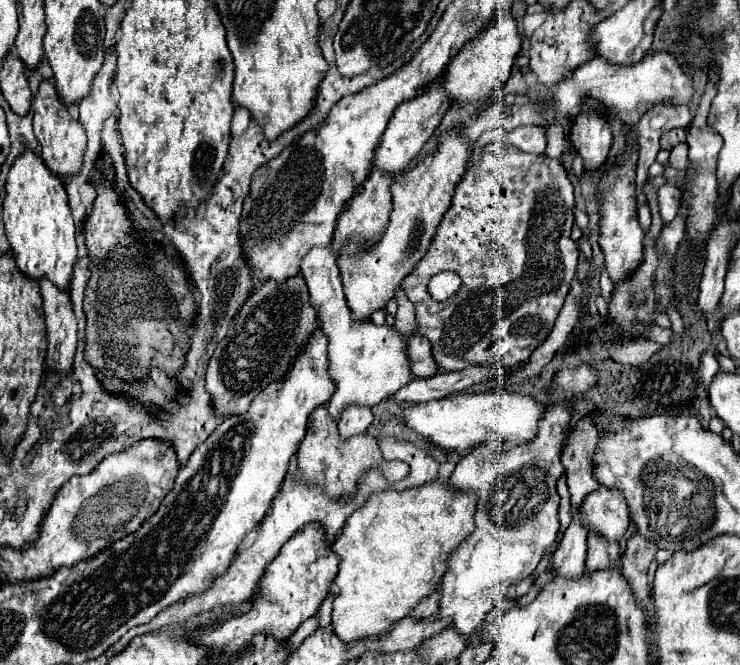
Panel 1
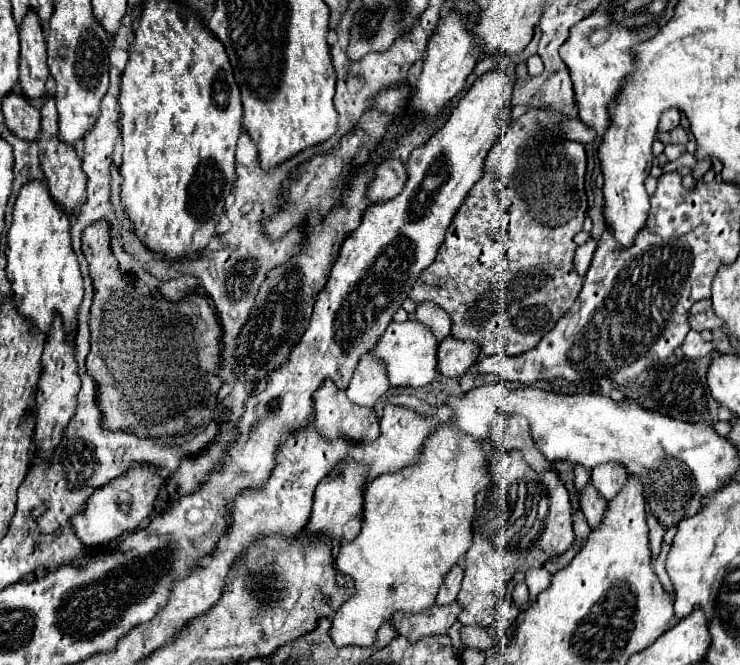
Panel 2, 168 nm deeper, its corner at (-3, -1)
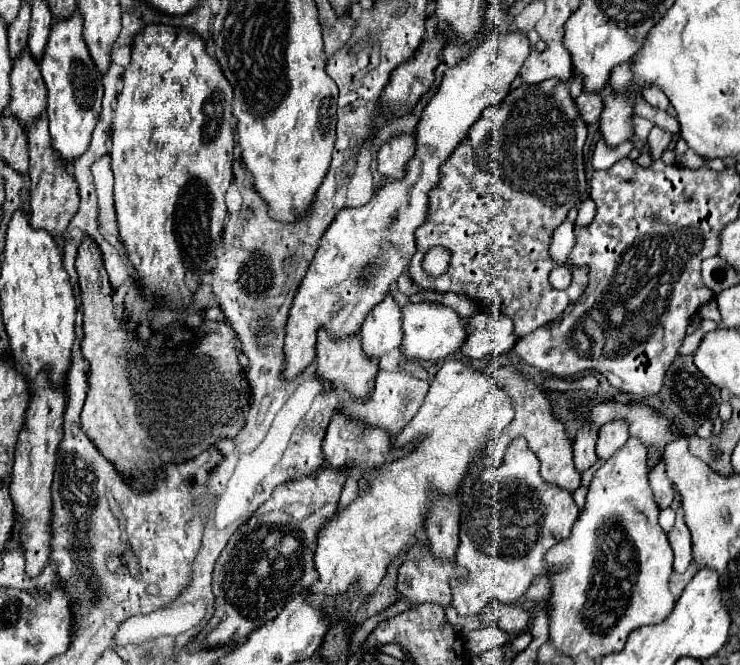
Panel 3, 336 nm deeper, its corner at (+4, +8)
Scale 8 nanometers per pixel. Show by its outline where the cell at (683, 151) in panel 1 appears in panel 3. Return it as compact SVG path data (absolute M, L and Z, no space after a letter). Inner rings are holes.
M656 126L652 128L652 132L648 136L648 146L650 146L650 152L654 158L660 158L662 150L668 148L672 142L674 142L674 134L664 132L662 128L656 128Z

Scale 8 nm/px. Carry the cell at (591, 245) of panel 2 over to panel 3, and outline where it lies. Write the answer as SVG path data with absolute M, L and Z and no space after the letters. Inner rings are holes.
M586 198L580 208L578 208L578 218L576 218L576 228L582 228L582 226L588 226L592 220L594 220L594 214L596 214L596 206L590 198Z

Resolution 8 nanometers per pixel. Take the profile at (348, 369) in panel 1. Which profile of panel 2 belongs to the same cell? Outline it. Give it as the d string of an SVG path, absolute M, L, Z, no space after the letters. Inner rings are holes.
M409 319L405 323L391 321L373 351L385 361L391 387L423 387L437 375L437 347L439 339L433 335L433 331L421 321Z

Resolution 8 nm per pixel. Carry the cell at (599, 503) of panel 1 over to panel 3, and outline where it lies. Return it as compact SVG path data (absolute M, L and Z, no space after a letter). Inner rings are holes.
M614 420L606 426L600 428L598 432L598 444L596 444L596 454L598 460L606 462L610 456L614 456L614 452L618 448L622 448L628 440L628 426L620 420Z

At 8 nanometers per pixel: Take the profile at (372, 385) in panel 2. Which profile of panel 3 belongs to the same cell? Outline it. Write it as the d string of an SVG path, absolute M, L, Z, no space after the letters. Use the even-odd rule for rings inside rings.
M388 294L382 300L382 304L378 304L362 324L360 338L364 356L370 356L370 360L380 360L386 352L400 346L402 342L400 318L402 312Z

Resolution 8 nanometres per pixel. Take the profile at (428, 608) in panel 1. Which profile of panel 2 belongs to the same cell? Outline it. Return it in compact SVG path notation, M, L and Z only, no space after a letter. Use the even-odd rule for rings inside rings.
M461 565L451 567L451 571L443 579L443 585L439 587L437 605L447 605L457 599L457 593L461 589L461 579L463 579L463 567Z

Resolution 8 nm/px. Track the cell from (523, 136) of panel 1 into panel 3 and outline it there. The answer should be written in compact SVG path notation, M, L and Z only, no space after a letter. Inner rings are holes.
M580 94L576 100L576 108L586 124L594 124L602 112L602 96L600 94Z

